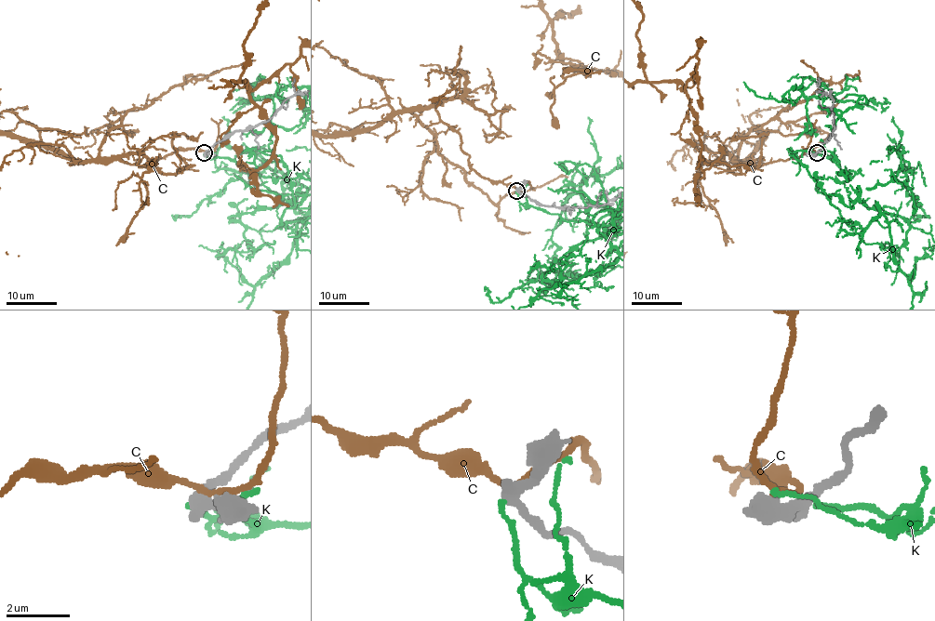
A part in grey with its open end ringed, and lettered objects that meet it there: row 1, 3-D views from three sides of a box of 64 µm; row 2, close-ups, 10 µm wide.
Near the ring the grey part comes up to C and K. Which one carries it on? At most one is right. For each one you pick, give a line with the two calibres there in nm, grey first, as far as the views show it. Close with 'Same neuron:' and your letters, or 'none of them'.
Same neuron: none of them

